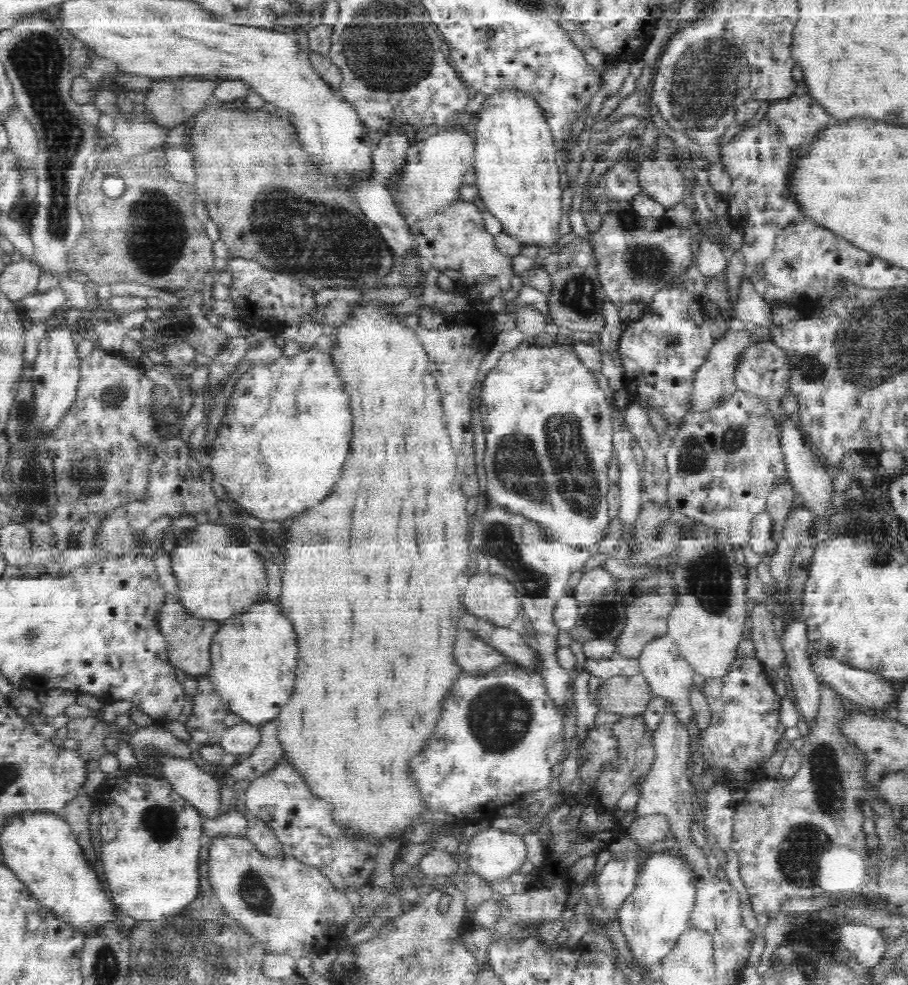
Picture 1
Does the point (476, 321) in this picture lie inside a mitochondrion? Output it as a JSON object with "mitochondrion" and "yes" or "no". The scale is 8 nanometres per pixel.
{"mitochondrion":"no"}

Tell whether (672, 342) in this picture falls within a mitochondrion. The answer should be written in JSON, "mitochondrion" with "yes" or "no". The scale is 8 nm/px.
{"mitochondrion":"no"}

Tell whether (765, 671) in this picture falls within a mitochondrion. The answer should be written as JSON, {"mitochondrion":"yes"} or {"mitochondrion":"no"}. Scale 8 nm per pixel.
{"mitochondrion":"no"}

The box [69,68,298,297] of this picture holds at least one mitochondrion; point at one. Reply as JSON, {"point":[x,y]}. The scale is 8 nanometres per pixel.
{"point":[158,236]}

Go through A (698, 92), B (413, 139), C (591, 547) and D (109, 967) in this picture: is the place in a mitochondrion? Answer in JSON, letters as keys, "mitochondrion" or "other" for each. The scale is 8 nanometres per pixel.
{"A":"mitochondrion","B":"other","C":"other","D":"mitochondrion"}

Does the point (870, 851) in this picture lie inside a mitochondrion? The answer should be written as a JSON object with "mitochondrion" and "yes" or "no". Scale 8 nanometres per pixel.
{"mitochondrion":"no"}

